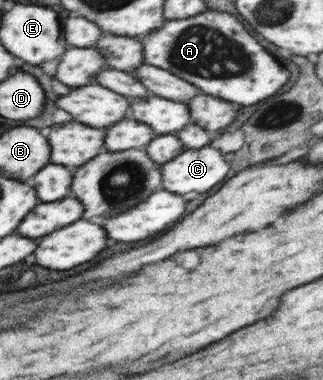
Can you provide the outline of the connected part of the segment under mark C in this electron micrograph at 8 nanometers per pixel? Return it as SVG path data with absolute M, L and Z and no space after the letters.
M215 146L182 149L174 159L161 164L161 189L170 193L206 193L218 185L230 171L231 163Z

